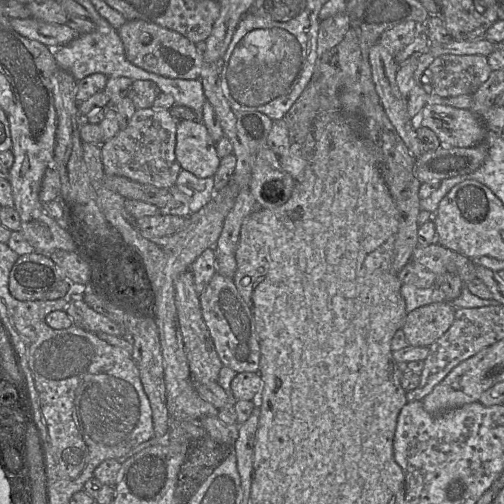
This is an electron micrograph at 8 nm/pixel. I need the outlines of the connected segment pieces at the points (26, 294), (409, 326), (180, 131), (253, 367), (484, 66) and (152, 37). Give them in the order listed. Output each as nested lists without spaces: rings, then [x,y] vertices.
[[[39,252],[18,257],[9,275],[9,291],[21,301],[55,300],[67,295],[70,280],[52,261]]]
[[[434,302],[408,313],[402,329],[409,346],[429,347],[452,325],[455,307],[451,302]]]
[[[180,120],[178,122],[175,154],[182,169],[189,171],[198,178],[213,177],[221,161],[217,154],[216,144],[202,121]]]
[[[216,272],[206,289],[199,295],[199,299],[204,321],[223,366],[236,373],[259,373],[260,345],[254,317],[239,293],[233,278],[228,278]]]
[[[441,55],[429,69],[432,92],[444,98],[472,95],[492,72],[482,55]]]
[[[128,20],[117,30],[124,46],[127,60],[133,65],[160,76],[172,79],[199,79],[205,64],[203,53],[197,51],[195,43],[182,34],[158,24],[143,20]]]

